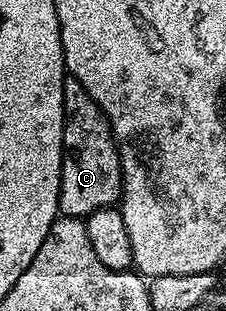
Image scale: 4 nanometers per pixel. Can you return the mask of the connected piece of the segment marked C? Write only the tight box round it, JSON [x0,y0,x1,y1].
[58,78,122,217]

